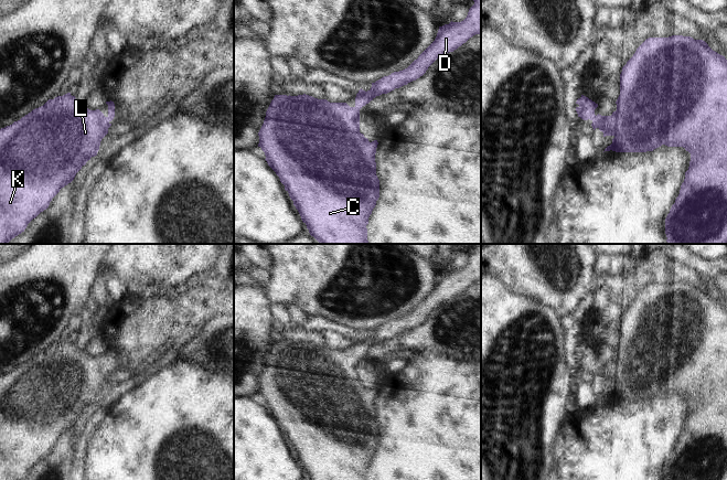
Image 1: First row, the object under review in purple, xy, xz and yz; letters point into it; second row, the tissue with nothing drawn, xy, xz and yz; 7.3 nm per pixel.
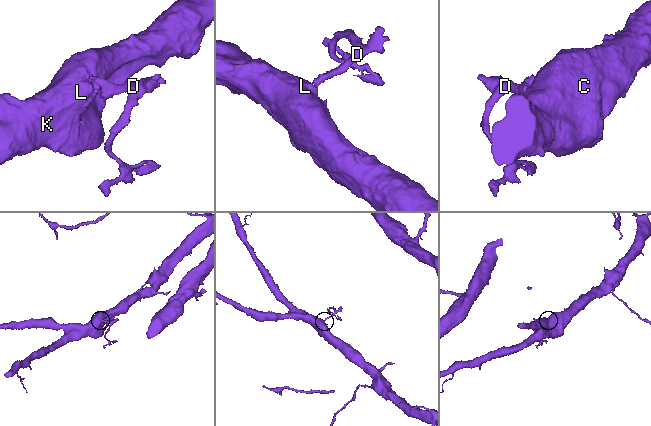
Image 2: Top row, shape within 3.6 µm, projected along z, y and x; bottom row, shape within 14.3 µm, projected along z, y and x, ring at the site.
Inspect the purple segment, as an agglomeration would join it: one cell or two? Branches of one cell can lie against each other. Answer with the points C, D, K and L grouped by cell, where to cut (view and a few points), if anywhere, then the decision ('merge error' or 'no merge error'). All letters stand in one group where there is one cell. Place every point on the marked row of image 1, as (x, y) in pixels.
C D K L; no cut; no merge error

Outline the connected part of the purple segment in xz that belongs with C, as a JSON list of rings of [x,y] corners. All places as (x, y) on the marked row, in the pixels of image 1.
[[[481,0],[473,1],[467,18],[439,26],[435,41],[407,68],[372,83],[367,92],[361,88],[354,107],[306,94],[275,95],[258,132],[258,147],[285,185],[310,235],[319,244],[368,244],[366,225],[379,198],[375,162],[378,142],[370,142],[360,132],[360,109],[376,96],[416,81],[437,58],[453,52],[473,35],[481,34]]]

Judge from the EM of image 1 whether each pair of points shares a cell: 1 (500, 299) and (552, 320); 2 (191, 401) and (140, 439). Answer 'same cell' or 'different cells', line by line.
1: same cell
2: same cell

